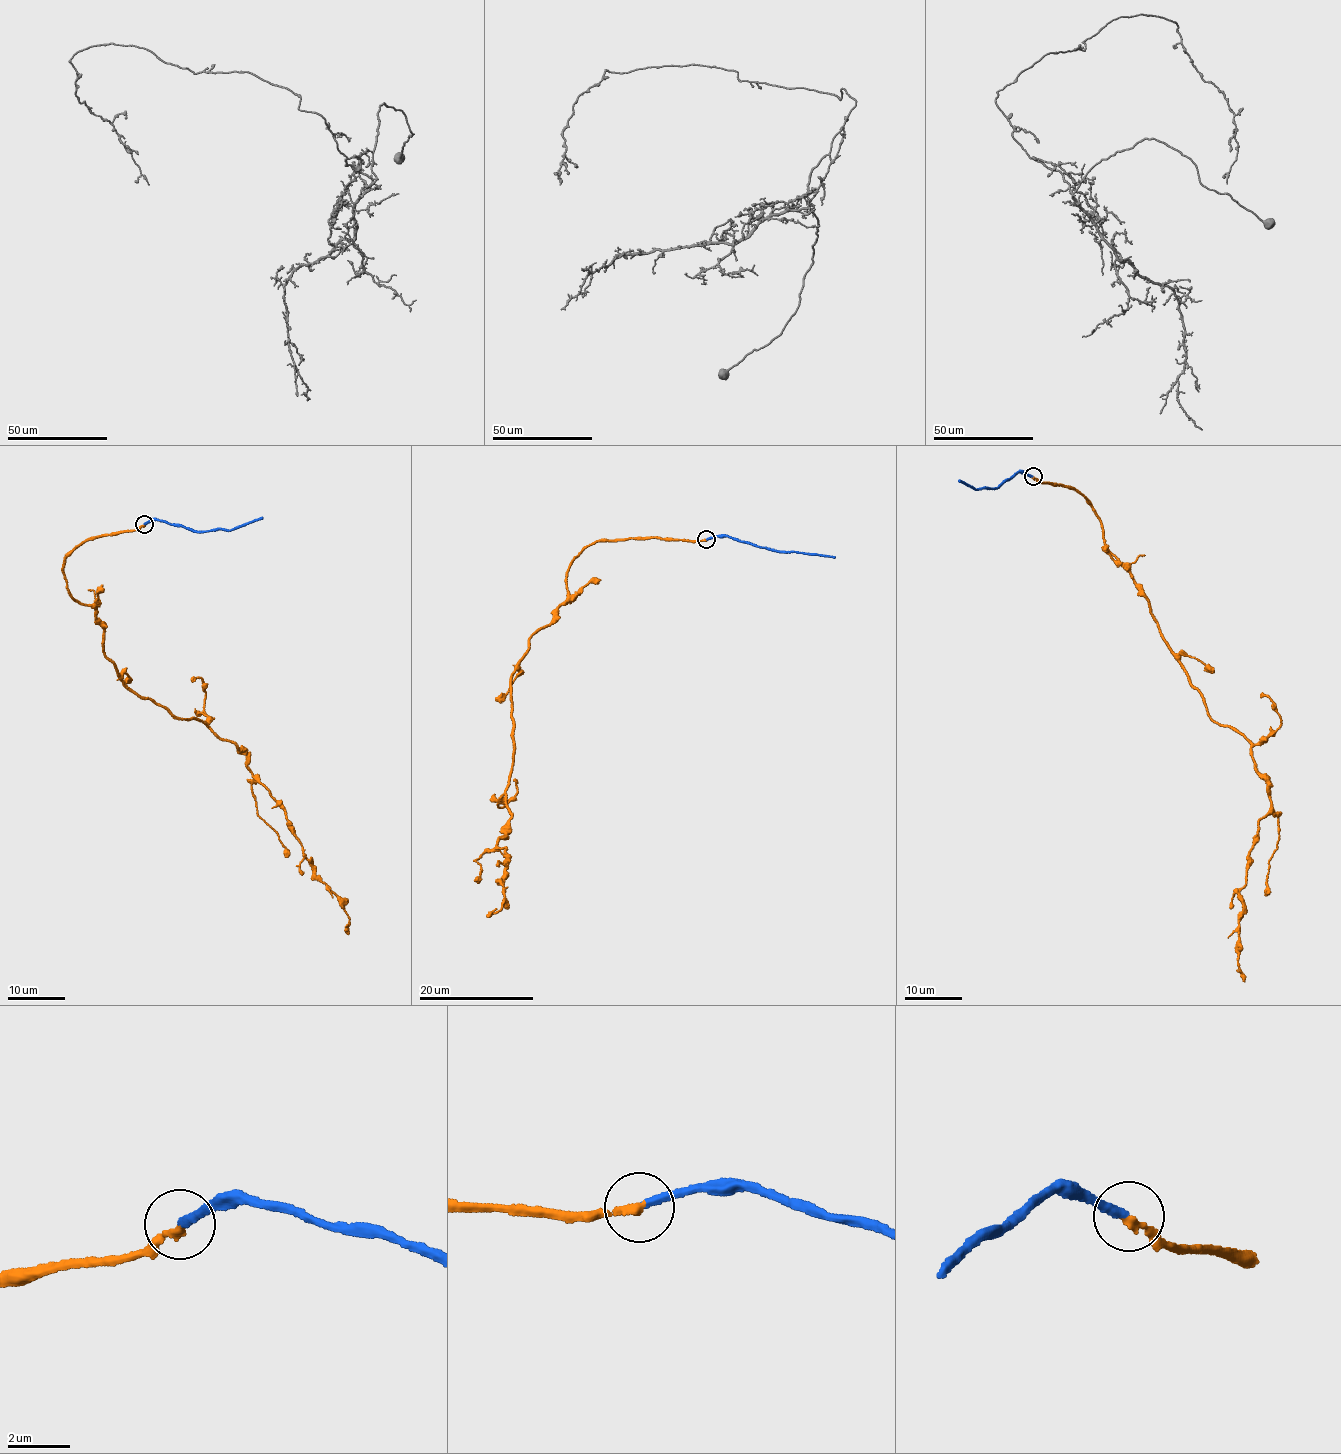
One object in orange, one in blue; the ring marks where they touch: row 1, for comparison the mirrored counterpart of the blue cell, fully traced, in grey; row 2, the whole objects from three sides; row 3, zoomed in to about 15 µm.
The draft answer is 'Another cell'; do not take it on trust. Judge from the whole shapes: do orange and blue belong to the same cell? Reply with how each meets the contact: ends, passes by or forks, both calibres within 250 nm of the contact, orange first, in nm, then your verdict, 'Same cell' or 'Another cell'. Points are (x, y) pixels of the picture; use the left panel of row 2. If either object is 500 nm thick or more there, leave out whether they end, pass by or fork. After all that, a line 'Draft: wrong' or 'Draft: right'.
At the ring orange ends. At the ring blue ends. Thickness 240 nm (orange) against 240 nm. Same cell
Draft: wrong

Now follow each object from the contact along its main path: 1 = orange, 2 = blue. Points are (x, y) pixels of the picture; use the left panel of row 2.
1: (143, 524), (84, 539), (66, 557), (67, 591), (95, 611), (127, 686), (246, 755), (348, 916), (347, 935)
2: (143, 524), (155, 520), (205, 532), (218, 528), (232, 530), (262, 517)

